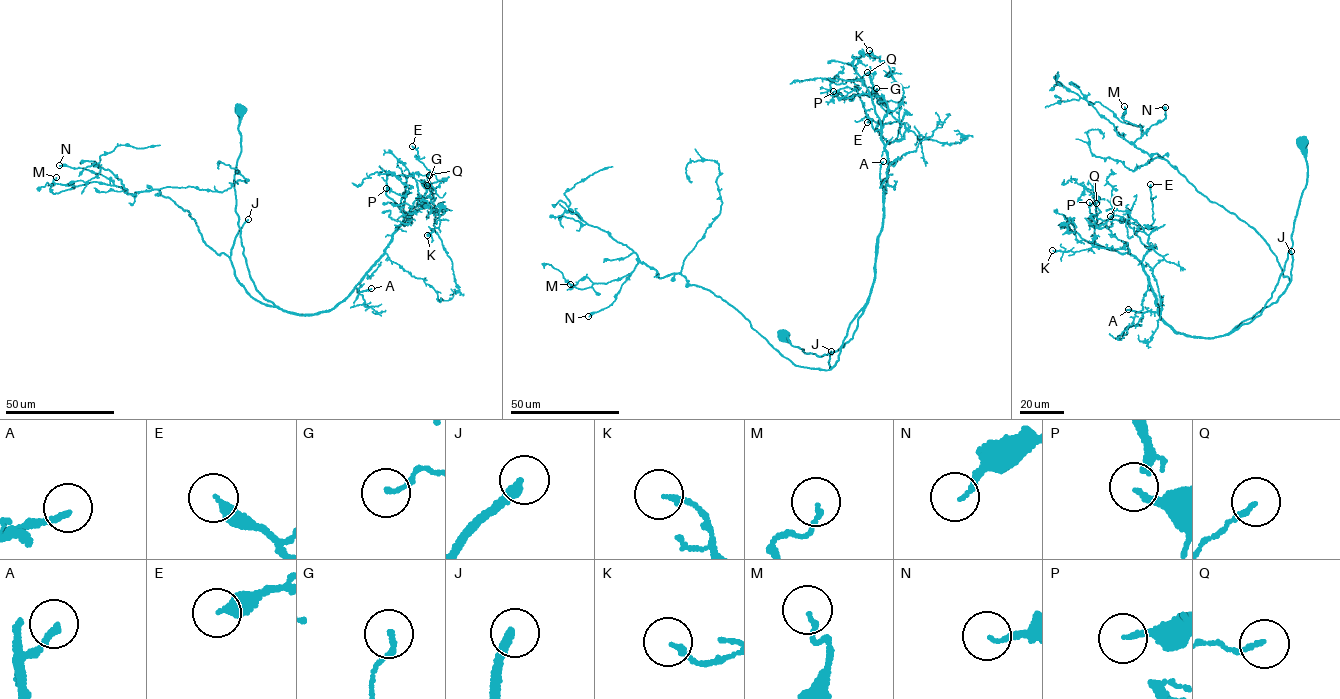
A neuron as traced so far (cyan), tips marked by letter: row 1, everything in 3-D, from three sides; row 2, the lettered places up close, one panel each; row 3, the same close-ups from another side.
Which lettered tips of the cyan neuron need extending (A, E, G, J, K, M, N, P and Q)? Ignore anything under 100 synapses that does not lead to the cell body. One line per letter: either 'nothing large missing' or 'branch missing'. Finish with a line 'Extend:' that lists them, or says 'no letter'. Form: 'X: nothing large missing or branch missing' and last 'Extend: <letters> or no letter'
A: nothing large missing
E: nothing large missing
G: nothing large missing
J: branch missing
K: nothing large missing
M: nothing large missing
N: nothing large missing
P: nothing large missing
Q: nothing large missing
Extend: J

